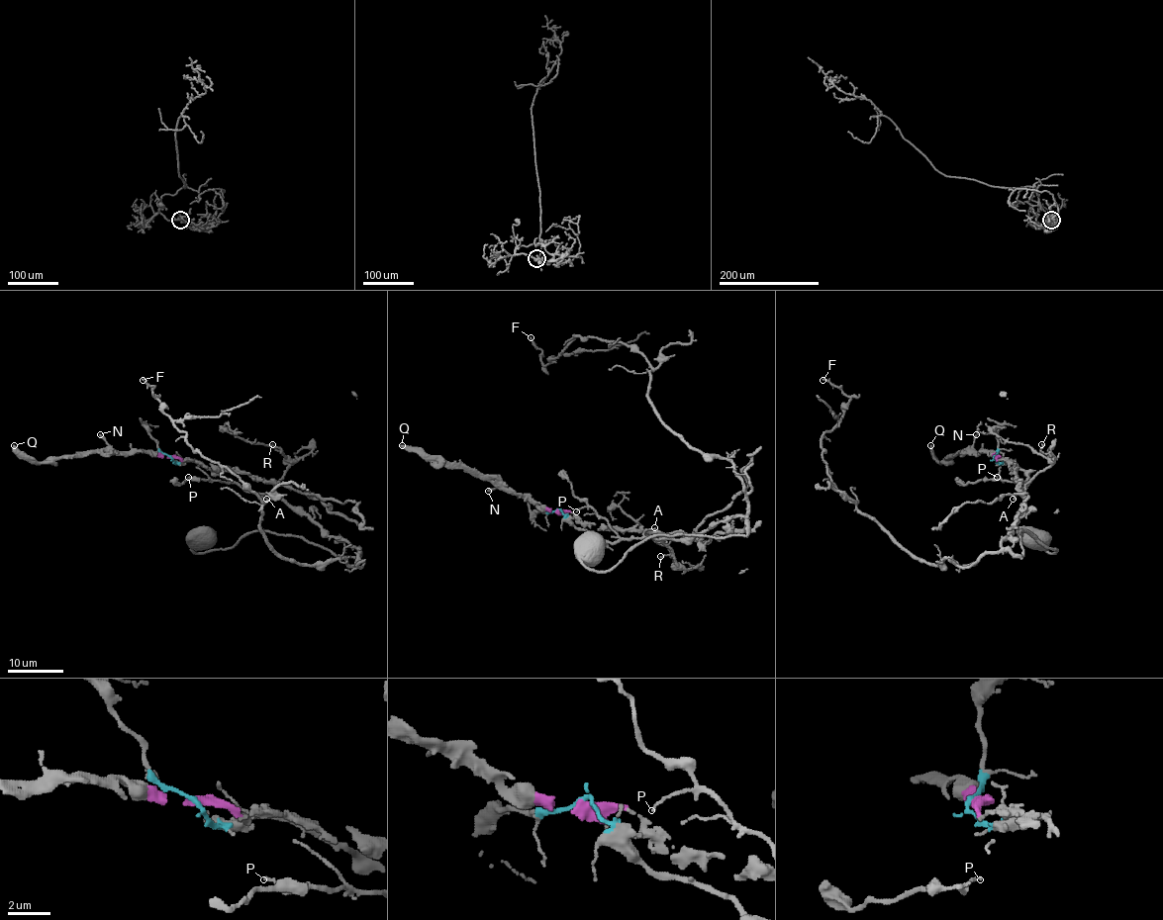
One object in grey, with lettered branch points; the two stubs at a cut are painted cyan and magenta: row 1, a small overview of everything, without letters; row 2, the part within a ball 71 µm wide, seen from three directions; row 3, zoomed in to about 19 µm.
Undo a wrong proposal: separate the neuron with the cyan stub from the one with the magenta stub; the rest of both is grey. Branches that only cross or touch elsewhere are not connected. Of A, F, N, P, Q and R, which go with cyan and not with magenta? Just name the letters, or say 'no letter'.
A, F, P, R

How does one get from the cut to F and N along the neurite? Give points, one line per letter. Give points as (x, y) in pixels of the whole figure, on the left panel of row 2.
F: (169, 456), (274, 494), (357, 548), (359, 559), (284, 559), (260, 527), (263, 502), (186, 440), (142, 379)
N: (169, 457), (118, 452), (100, 433)

